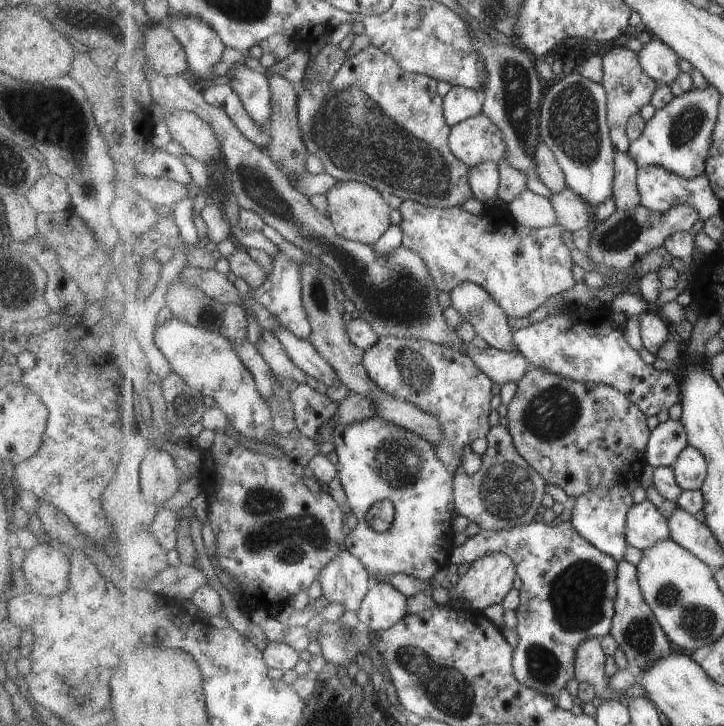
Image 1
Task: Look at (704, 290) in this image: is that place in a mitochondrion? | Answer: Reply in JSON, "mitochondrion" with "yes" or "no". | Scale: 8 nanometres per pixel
{"mitochondrion":"no"}

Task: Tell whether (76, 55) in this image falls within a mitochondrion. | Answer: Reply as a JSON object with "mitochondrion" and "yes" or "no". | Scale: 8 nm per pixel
{"mitochondrion":"no"}

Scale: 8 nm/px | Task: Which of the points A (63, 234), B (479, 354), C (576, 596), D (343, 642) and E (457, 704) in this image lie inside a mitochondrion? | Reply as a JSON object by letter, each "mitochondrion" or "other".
{"A":"other","B":"other","C":"mitochondrion","D":"mitochondrion","E":"mitochondrion"}

